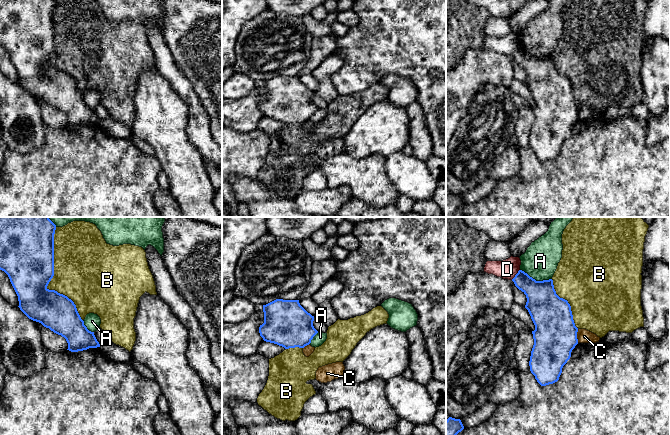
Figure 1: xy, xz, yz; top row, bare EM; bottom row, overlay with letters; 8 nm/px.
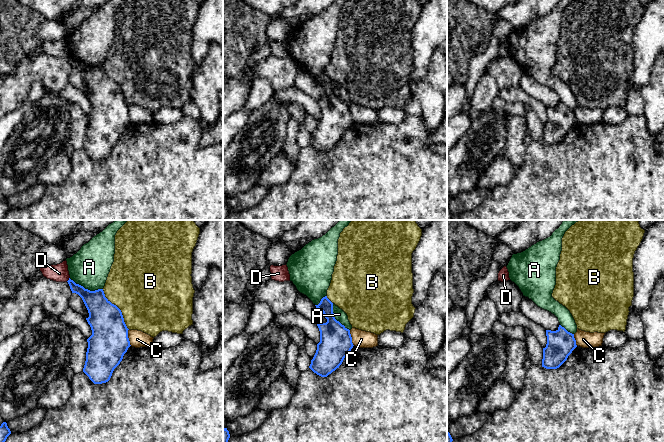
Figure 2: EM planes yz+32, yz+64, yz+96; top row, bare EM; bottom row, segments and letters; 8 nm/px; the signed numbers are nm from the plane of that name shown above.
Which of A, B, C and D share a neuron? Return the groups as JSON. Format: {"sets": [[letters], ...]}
{"sets": [["A"], ["B"], ["C"], ["D"]]}

